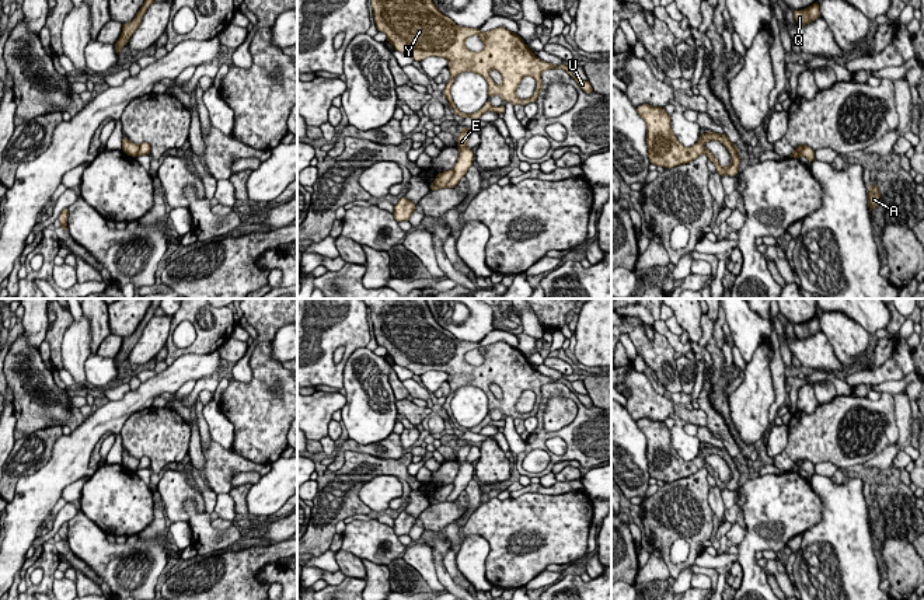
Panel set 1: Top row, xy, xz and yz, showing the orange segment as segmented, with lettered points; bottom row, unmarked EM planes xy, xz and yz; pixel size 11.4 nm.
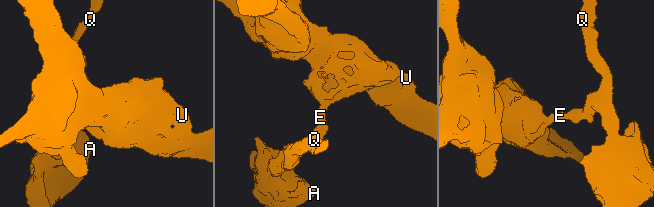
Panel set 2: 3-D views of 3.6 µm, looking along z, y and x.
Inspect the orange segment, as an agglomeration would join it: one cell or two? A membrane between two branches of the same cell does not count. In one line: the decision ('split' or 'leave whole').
split

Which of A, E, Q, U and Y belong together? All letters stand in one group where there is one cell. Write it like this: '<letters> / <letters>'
A Q / E U Y

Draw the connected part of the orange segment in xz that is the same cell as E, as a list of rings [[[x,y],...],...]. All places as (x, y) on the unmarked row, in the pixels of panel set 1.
[[[461,442],[460,449],[457,450],[457,461],[460,464],[458,472],[456,479],[453,481],[453,491],[447,496],[447,502],[454,502],[460,496],[463,491],[466,491],[467,484],[473,479],[474,475],[474,467],[473,464],[467,460],[468,453],[473,447],[471,442]]]

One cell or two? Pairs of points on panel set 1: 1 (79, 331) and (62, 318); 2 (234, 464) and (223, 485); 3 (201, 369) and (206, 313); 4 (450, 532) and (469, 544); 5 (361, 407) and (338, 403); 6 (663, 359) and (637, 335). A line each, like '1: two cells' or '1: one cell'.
1: two cells
2: one cell
3: two cells
4: two cells
5: two cells
6: one cell

